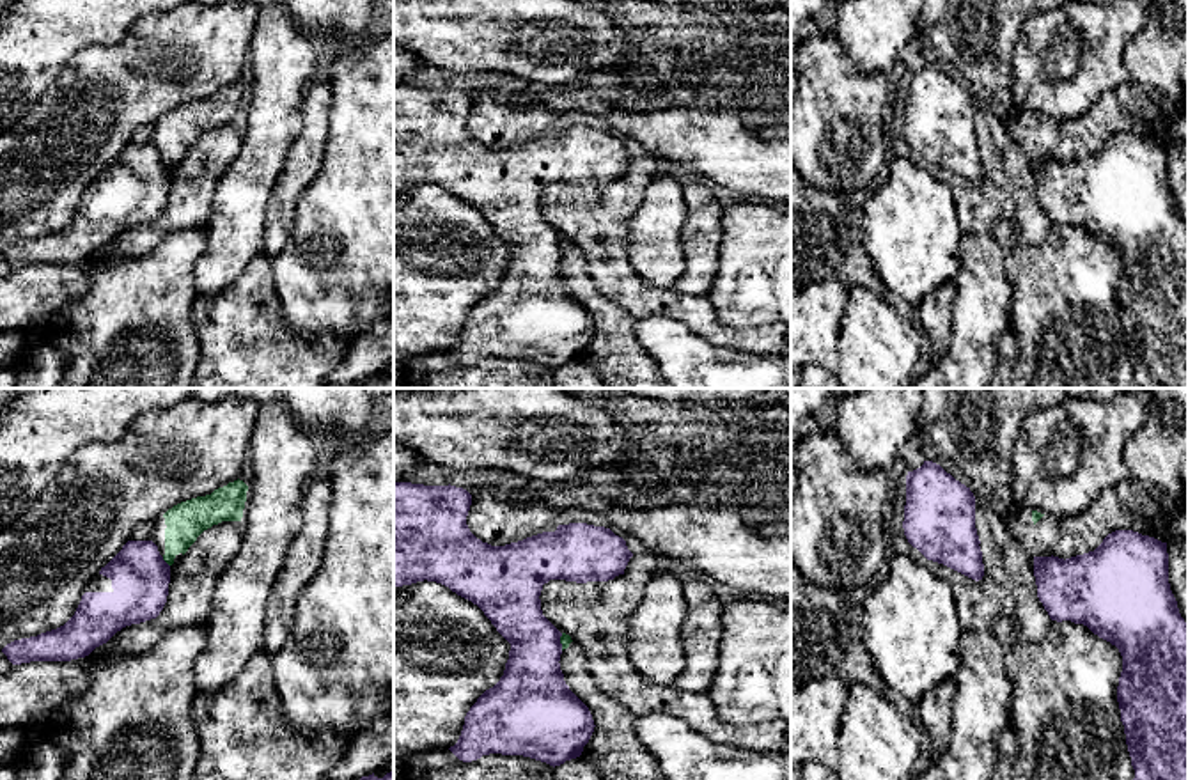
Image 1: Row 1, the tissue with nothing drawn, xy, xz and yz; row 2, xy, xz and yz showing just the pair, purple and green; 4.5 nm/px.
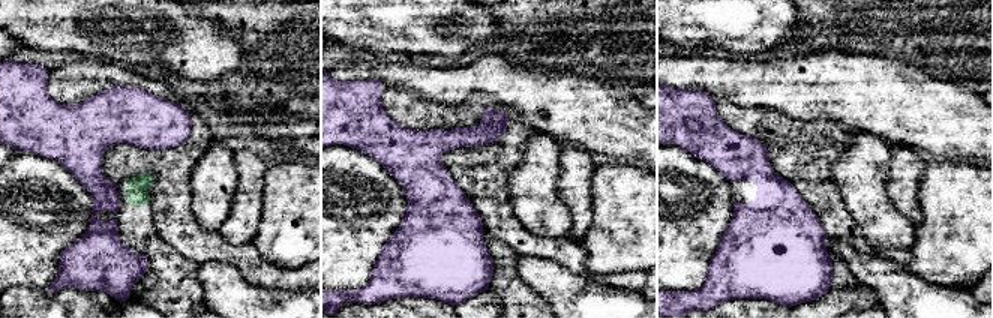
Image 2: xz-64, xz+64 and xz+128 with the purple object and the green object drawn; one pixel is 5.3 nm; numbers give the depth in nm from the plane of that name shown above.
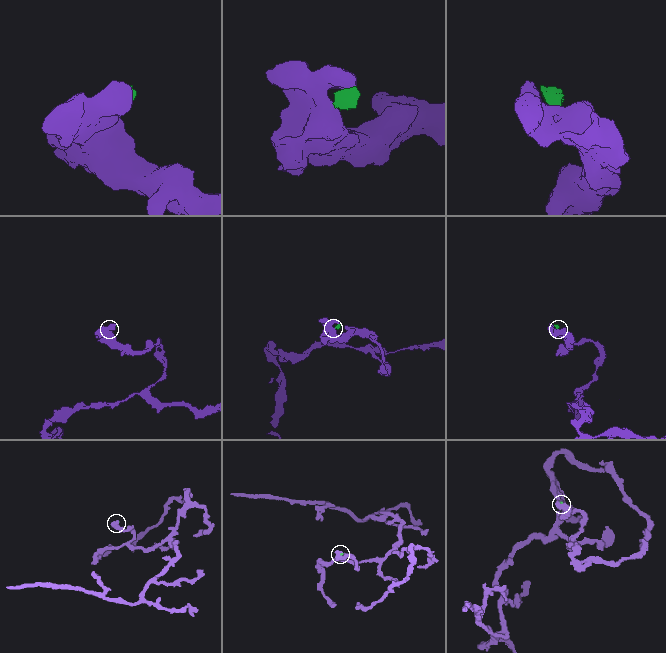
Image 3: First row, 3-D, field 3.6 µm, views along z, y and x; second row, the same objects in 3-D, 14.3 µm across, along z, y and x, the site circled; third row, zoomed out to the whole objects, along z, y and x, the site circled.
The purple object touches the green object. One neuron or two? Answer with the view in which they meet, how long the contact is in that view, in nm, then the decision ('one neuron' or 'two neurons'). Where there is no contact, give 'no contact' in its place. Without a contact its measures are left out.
xy | 60 nm | two neurons

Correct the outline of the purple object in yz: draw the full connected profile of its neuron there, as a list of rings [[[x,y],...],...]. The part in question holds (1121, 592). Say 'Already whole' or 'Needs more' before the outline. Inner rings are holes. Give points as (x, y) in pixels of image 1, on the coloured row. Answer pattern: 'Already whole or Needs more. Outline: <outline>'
Already whole. Outline: [[[1115,530],[1089,553],[1071,558],[1034,557],[1037,597],[1051,620],[1087,626],[1122,656],[1117,686],[1121,722],[1135,769],[1133,780],[1188,780],[1188,624],[1168,583],[1167,542],[1133,530]]]

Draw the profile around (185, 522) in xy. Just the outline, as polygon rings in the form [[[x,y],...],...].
[[[243,480],[229,482],[211,495],[181,502],[154,519],[152,542],[163,560],[172,566],[197,537],[222,521],[241,521],[248,486]]]

